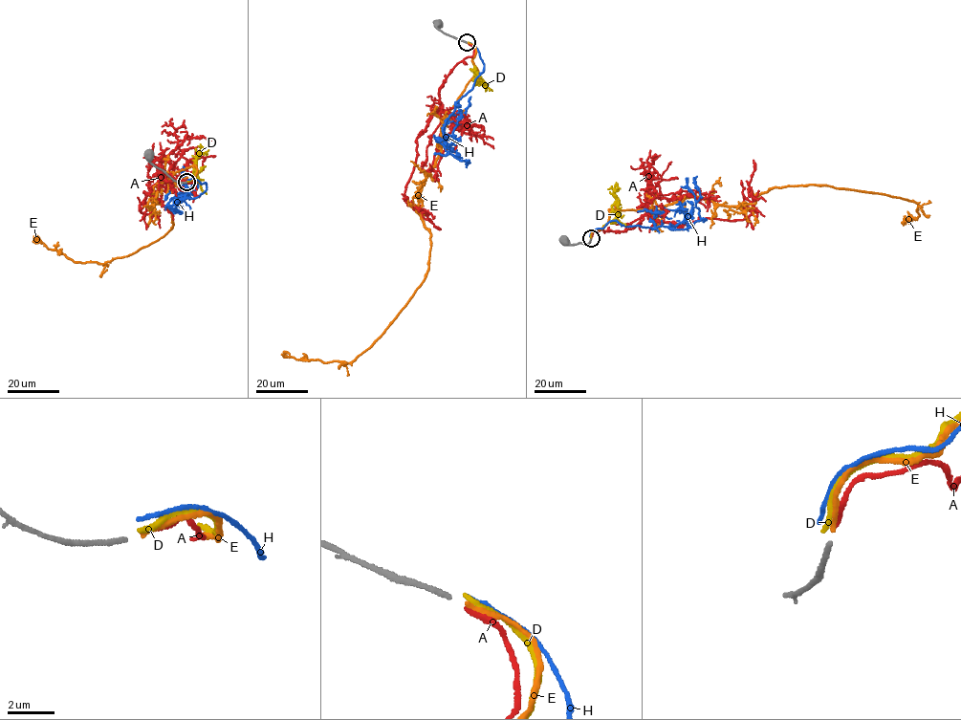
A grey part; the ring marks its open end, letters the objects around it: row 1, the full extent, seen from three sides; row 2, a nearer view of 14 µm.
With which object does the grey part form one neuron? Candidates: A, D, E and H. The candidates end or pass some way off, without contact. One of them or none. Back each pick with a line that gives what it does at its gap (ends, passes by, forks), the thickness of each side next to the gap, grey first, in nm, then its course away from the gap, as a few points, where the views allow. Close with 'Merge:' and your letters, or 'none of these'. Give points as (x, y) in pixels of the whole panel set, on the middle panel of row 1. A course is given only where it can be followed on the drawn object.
E: It ends there. Thickness 220 nm (grey) against 180 nm. Its course: (468, 43), (477, 72), (443, 123), (421, 192), (430, 234), (421, 285), (348, 362), (281, 354)
Merge: E

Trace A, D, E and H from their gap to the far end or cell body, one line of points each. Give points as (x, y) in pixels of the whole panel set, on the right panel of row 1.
A: (591, 237), (622, 231), (652, 214), (656, 222), (680, 227), (748, 218), (753, 160)
D: (590, 237), (594, 230), (607, 222), (616, 200), (616, 182)
E: (591, 237), (609, 209), (697, 197), (734, 206), (813, 185), (911, 201), (919, 216), (906, 224)
H: (590, 236), (612, 221), (626, 227), (692, 228), (705, 220), (695, 204), (700, 195), (697, 176)

